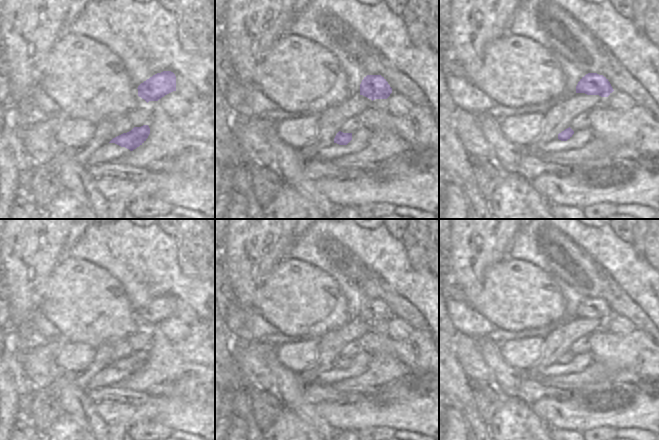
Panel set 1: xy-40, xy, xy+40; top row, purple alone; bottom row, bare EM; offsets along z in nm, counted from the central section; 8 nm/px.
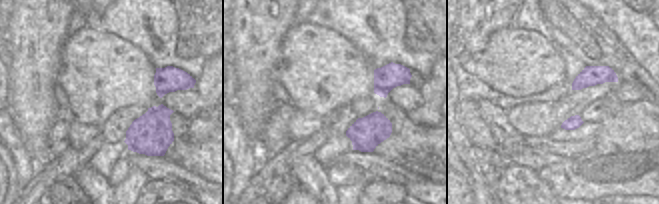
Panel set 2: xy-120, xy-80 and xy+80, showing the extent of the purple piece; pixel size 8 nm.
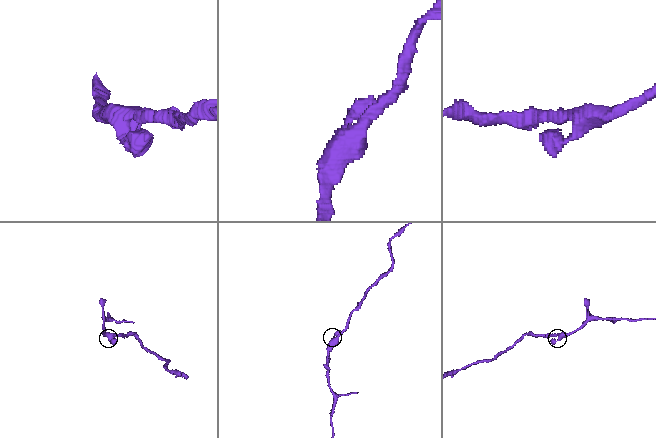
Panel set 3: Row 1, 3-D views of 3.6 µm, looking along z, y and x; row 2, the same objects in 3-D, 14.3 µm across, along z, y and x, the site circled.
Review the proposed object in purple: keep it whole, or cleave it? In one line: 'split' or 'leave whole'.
leave whole

